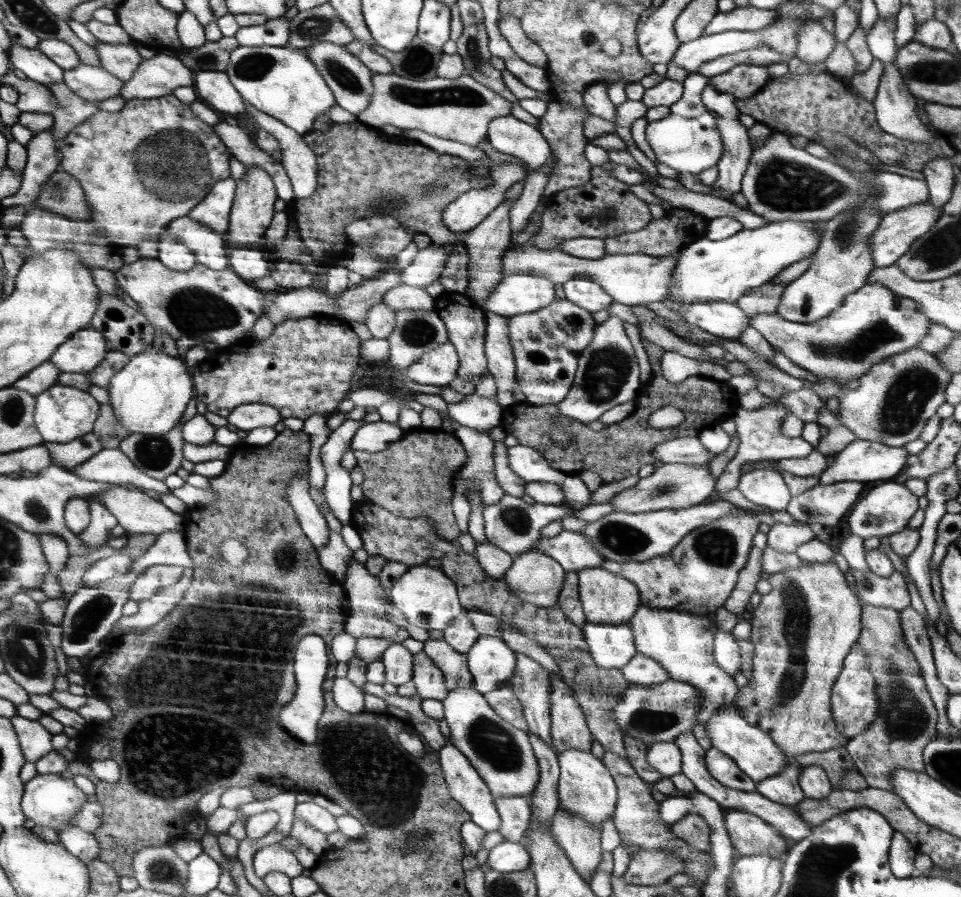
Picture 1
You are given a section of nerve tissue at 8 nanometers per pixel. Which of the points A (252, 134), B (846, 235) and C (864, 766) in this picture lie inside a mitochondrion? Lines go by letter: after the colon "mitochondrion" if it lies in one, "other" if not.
A: other
B: mitochondrion
C: other

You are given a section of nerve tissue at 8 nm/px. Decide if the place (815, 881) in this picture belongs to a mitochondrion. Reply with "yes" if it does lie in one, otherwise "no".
yes

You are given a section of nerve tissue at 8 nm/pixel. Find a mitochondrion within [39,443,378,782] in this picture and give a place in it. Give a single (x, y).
(88, 618)

